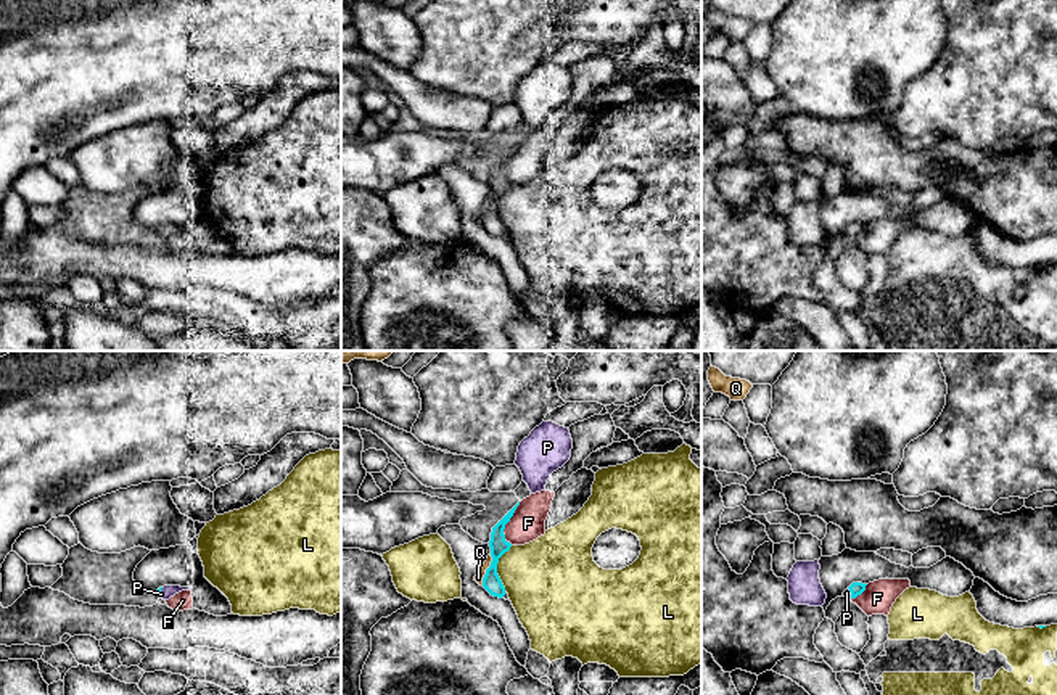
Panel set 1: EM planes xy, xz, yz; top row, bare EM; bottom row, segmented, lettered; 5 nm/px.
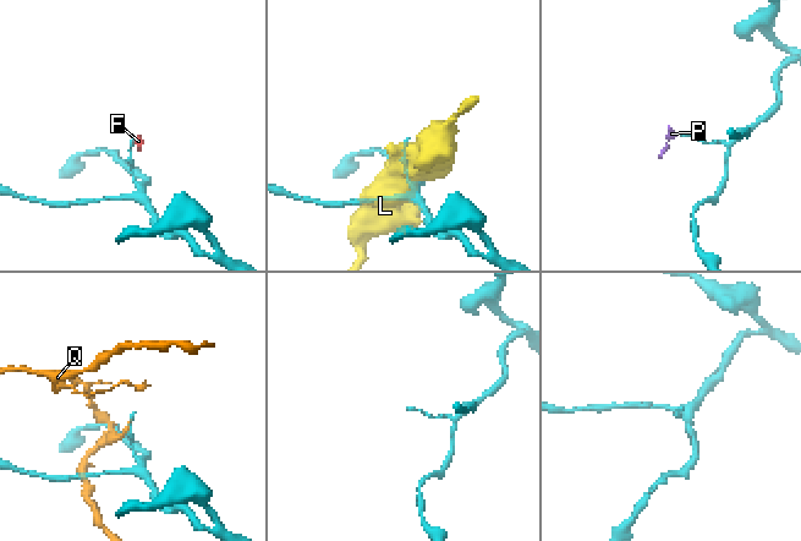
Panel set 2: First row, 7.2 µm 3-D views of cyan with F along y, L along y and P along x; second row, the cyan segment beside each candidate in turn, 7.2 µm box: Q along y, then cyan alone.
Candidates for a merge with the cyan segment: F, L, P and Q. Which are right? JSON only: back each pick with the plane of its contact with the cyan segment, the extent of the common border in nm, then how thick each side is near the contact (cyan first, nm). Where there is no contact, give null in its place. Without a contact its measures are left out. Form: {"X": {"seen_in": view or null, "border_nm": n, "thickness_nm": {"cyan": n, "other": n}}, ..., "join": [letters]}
{"P": {"seen_in": "yz", "border_nm": 60, "thickness_nm": {"cyan": 70, "other": 40}}, "join": ["P"]}

